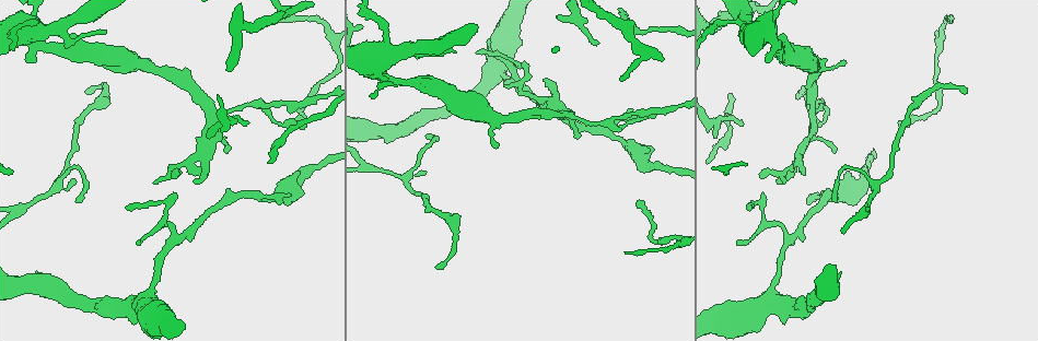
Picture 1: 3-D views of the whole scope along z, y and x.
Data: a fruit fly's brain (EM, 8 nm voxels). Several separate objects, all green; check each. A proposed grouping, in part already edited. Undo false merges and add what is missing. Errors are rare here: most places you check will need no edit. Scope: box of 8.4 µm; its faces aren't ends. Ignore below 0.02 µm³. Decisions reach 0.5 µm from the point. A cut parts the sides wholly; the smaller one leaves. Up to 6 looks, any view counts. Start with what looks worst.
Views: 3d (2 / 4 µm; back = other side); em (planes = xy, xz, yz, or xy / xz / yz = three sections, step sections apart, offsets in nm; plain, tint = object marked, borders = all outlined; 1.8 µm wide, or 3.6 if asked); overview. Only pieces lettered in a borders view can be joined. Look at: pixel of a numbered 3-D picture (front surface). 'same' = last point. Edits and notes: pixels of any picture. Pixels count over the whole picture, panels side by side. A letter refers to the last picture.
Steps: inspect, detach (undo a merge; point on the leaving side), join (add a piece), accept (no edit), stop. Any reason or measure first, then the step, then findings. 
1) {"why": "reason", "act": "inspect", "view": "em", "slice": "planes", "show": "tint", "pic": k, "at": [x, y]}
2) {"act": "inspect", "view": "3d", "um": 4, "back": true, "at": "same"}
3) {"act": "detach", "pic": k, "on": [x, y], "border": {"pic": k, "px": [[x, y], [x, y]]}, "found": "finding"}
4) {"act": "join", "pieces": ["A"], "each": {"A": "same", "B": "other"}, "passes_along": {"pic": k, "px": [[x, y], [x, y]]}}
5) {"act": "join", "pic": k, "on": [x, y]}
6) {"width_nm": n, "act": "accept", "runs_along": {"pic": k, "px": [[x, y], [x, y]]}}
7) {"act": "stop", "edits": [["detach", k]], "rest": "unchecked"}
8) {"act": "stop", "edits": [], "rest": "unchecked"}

{"why": "thin end", "act": "inspect", "view": "3d", "um": 4, "pic": 1, "at": [543, 81]}

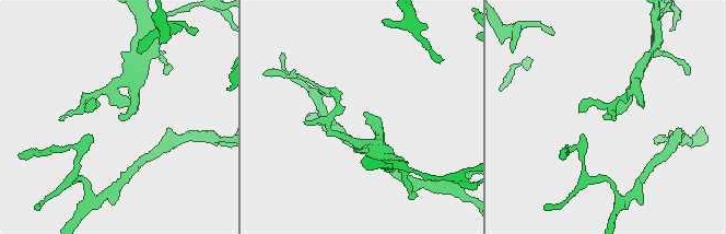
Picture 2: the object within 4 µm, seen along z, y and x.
{"act": "inspect", "view": "em", "slice": "yz", "step": 4, "show": "borders", "pic": 2, "at": [606, 118]}

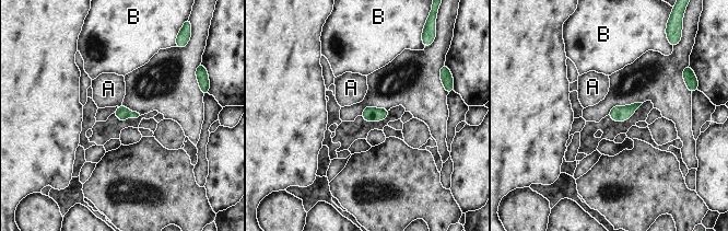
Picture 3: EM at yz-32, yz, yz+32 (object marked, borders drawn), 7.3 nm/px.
{"why": "another direction", "act": "inspect", "view": "em", "slice": "planes", "show": "borders", "at": "same"}

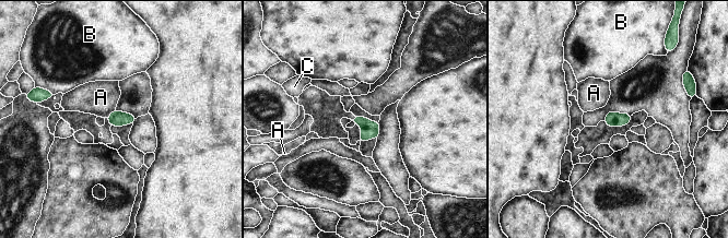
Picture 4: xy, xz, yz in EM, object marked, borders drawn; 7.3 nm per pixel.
{"act": "accept", "each": {"A": "other", "B": "other", "C": "other"}, "found": "none of them fits"}

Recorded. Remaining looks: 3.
{"why": "branch stops here", "act": "inspect", "view": "em", "slice": "yz", "step": 8, "show": "plain", "pic": 1, "at": [27, 62]}

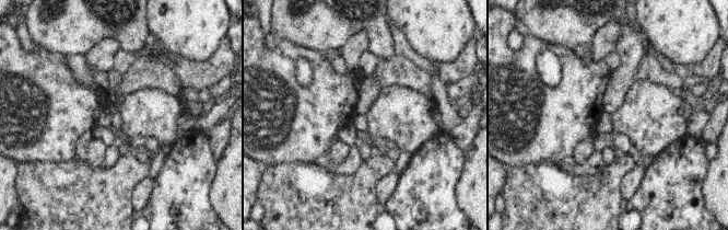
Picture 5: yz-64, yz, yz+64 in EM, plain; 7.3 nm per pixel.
{"act": "inspect", "view": "em", "slice": "yz", "step": 8, "show": "borders", "at": "same"}

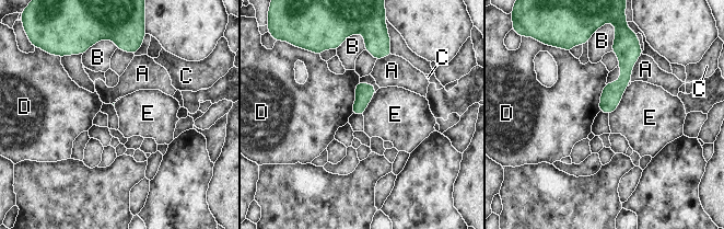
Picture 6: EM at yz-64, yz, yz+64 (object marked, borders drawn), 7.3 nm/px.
{"act": "accept", "each": {"A": "other", "B": "other", "C": "other", "D": "other", "E": "other"}, "border": {"pic": 6, "px": [[628, 87], [619, 104], [608, 114]]}, "found": "no lettered piece goes on from it"}

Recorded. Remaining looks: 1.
{"act": "stop", "edits": [], "rest": "unchecked"}

